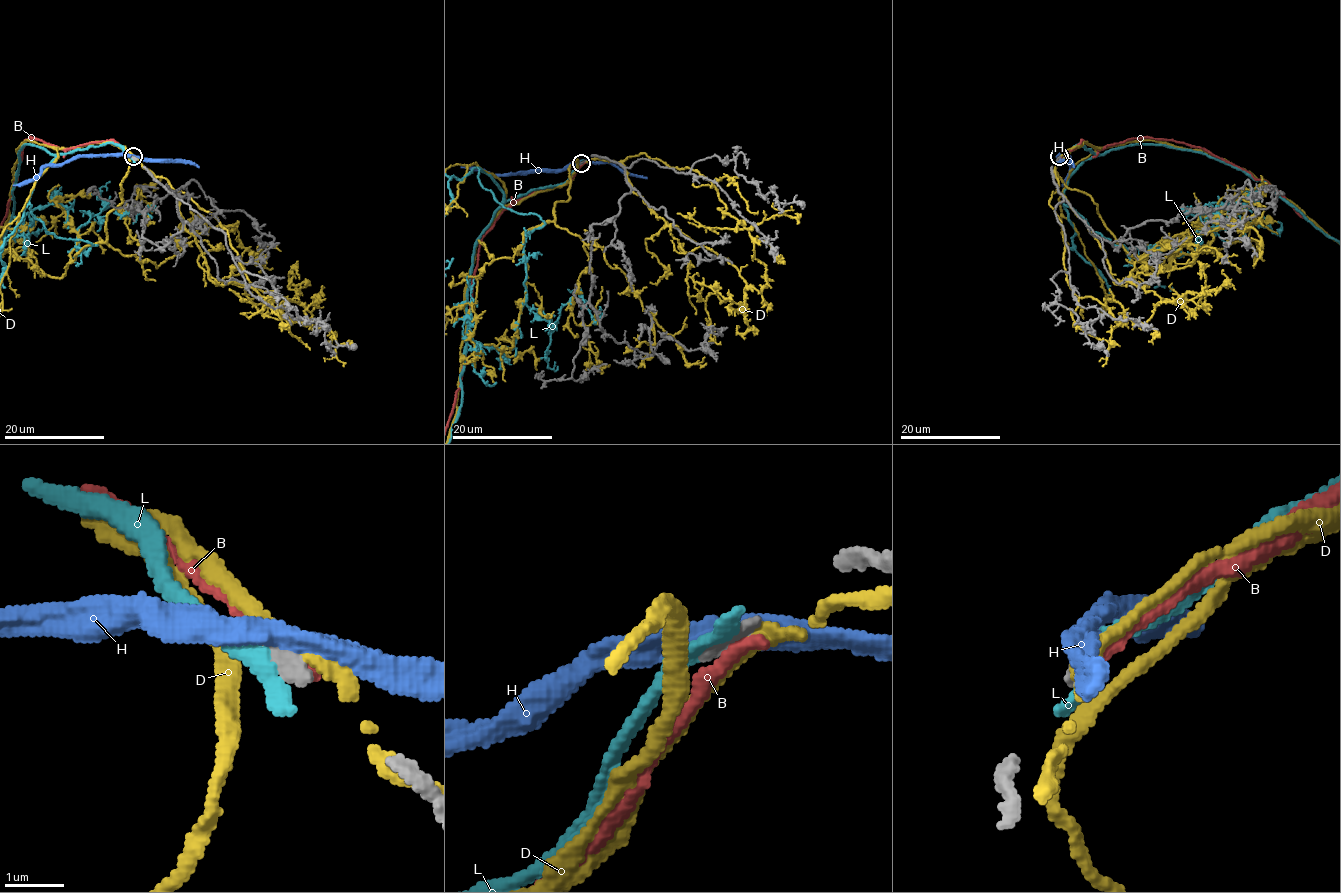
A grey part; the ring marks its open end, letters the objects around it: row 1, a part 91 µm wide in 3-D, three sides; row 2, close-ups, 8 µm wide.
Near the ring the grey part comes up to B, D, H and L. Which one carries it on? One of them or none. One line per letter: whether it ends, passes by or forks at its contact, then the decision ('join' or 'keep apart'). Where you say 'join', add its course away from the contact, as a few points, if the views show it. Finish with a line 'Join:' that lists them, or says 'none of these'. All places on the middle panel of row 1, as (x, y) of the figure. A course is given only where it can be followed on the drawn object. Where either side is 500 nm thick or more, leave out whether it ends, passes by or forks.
B: it ends; keep apart
D: it passes by; keep apart
H: it passes by; keep apart
L: it ends; keep apart
Join: none of these

